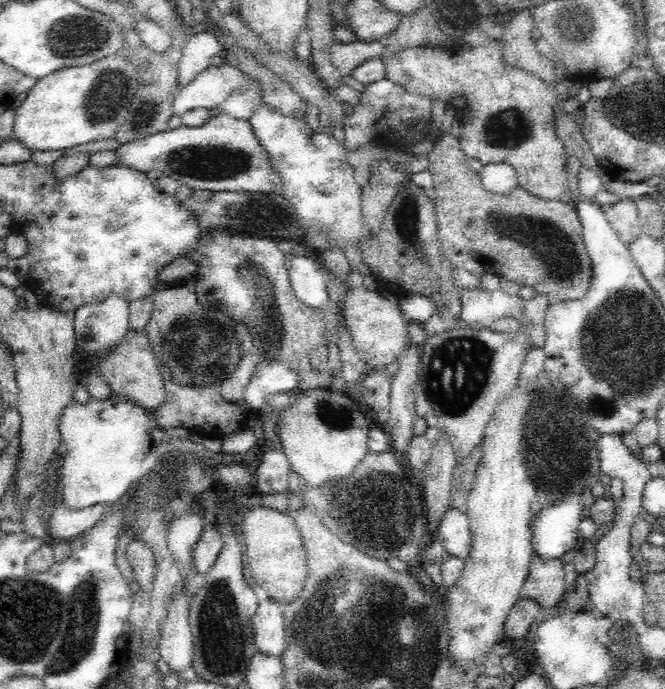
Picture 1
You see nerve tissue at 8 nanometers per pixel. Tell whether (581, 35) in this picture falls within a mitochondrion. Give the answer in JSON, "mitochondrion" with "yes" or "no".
{"mitochondrion":"yes"}

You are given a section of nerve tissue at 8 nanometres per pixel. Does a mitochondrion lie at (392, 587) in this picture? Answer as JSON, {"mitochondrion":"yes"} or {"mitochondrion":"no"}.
{"mitochondrion":"yes"}

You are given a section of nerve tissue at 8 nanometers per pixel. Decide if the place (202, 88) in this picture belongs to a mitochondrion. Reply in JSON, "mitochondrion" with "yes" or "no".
{"mitochondrion":"no"}

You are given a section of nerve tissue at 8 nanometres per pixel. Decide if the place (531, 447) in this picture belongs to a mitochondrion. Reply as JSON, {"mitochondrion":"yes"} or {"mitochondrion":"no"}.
{"mitochondrion":"no"}

